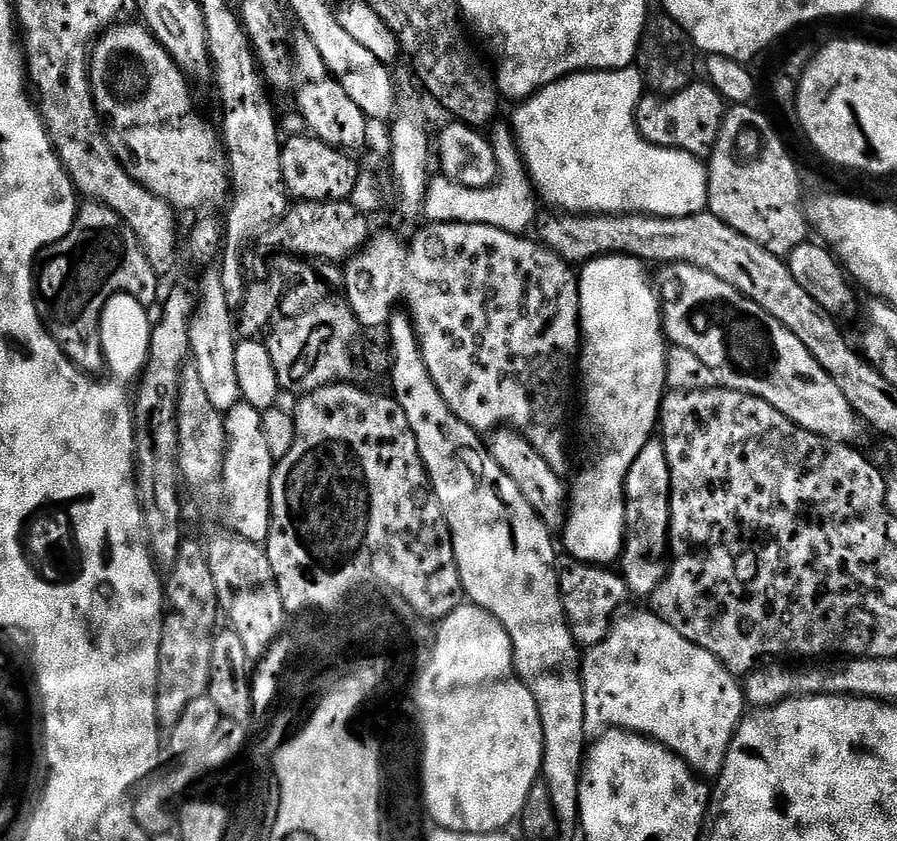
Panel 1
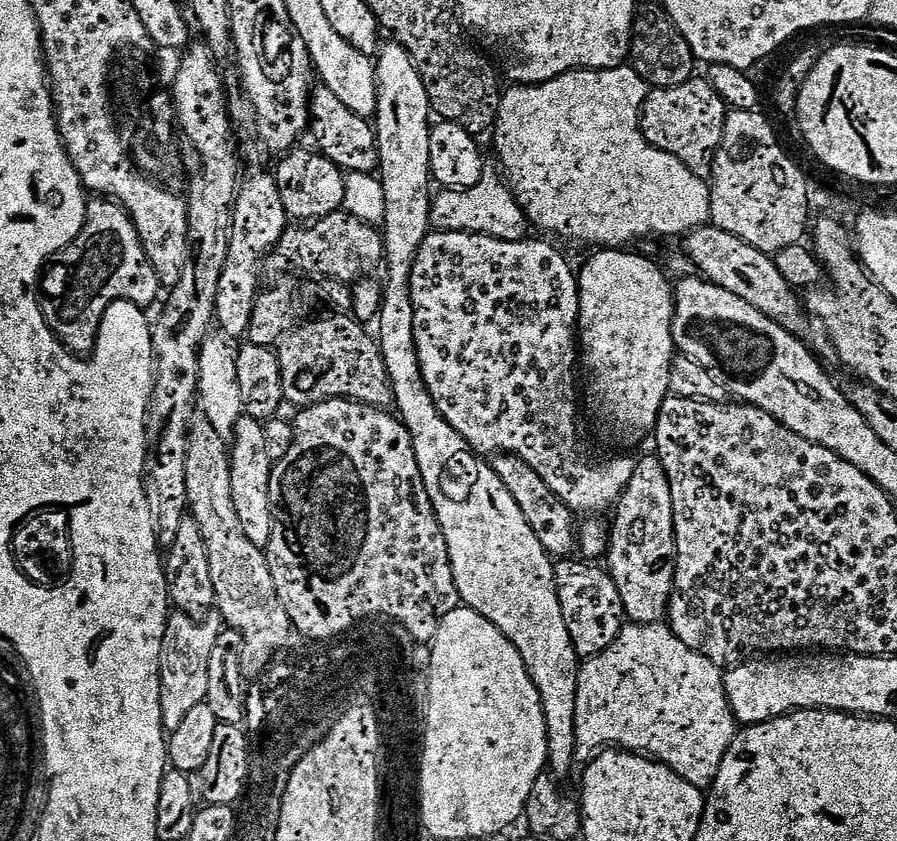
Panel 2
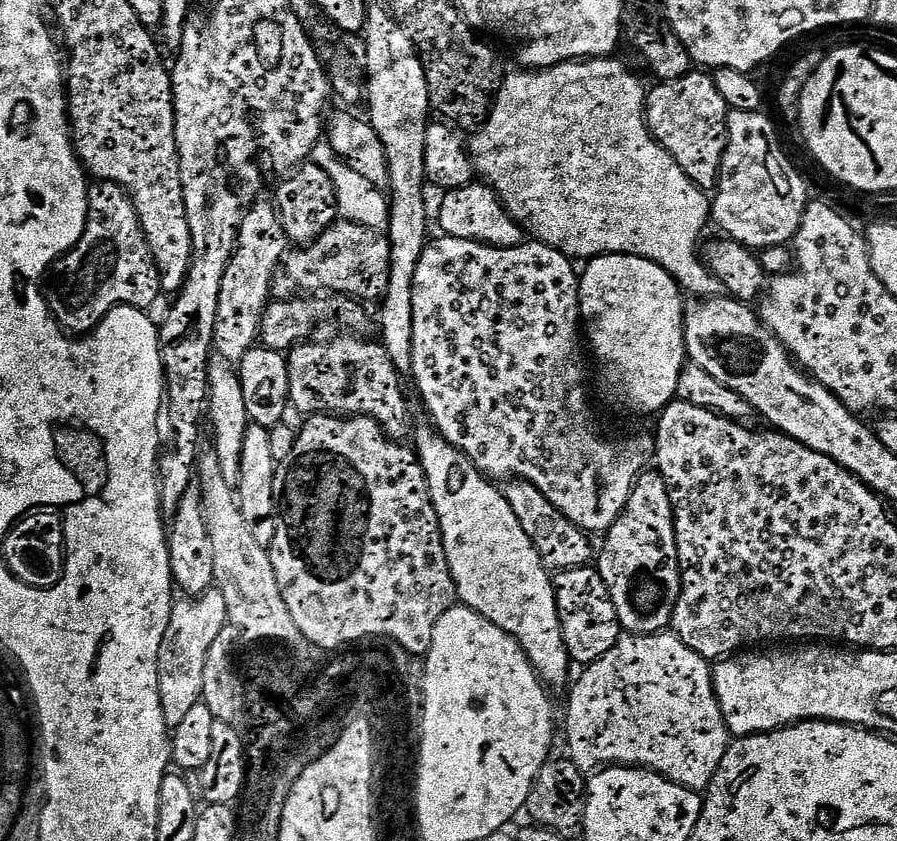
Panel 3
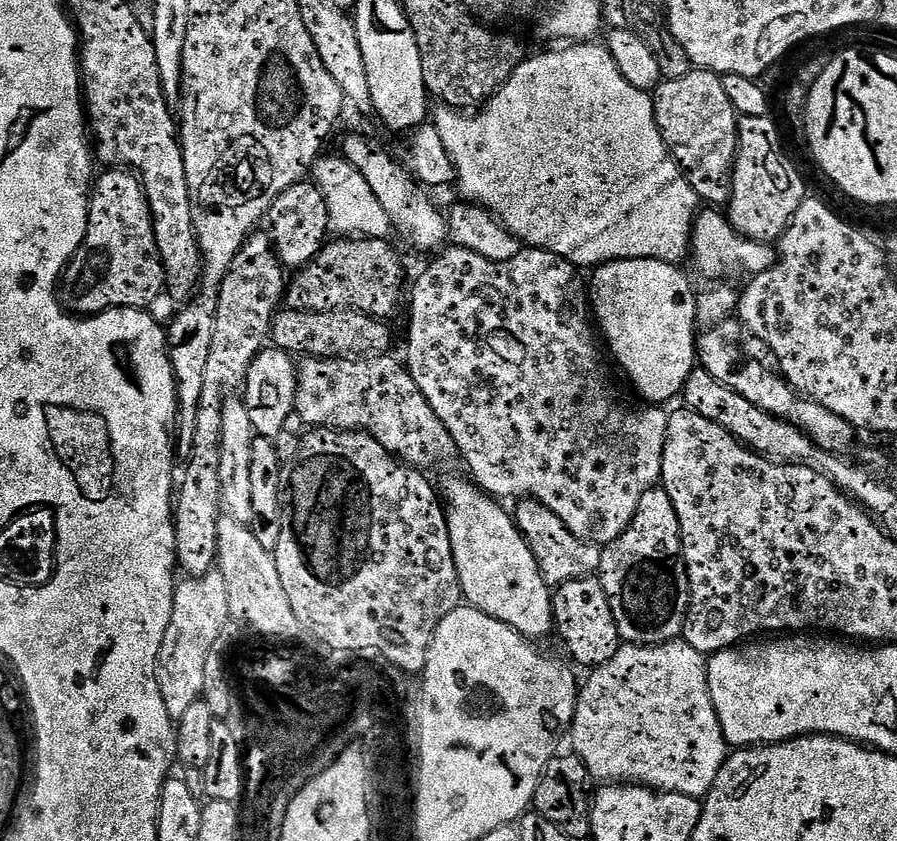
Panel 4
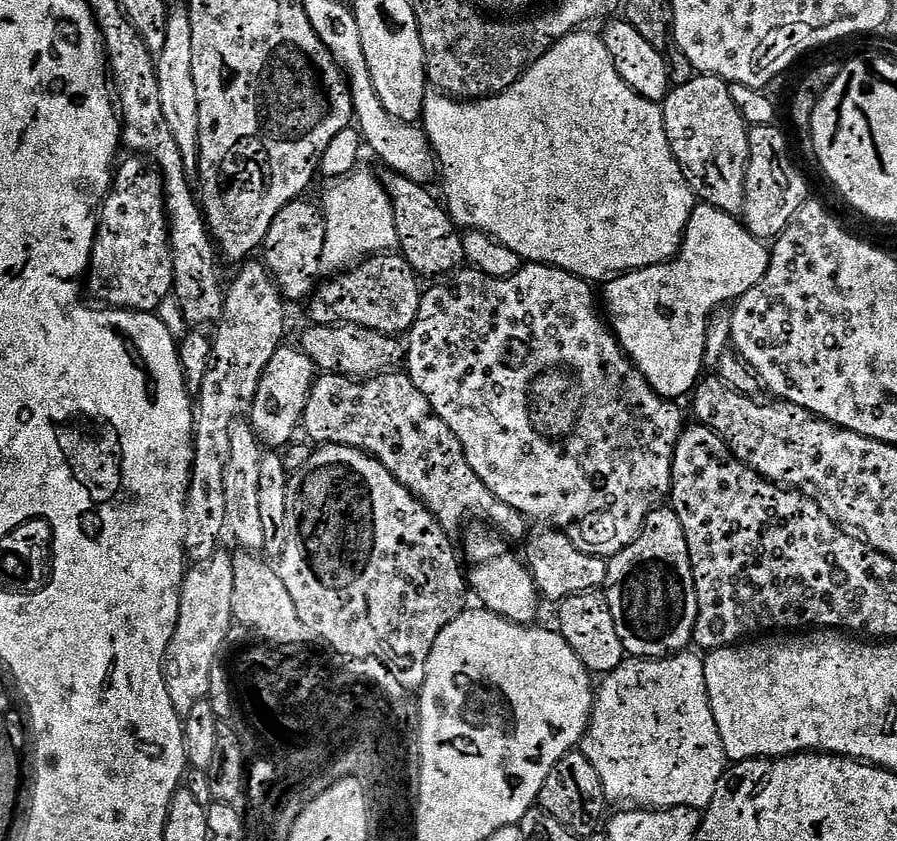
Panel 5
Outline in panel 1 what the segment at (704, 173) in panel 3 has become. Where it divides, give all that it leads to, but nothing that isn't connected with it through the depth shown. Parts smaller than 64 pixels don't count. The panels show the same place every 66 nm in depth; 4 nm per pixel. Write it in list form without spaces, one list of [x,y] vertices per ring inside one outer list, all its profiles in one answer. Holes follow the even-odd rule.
[[[693,82],[672,96],[645,94],[636,104],[636,128],[645,140],[663,148],[677,148],[691,156],[707,157],[724,121],[726,101],[707,82]]]

